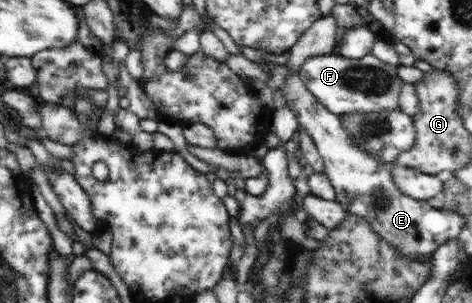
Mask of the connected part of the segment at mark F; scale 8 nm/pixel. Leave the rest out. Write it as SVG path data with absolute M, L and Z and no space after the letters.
M331 54L327 56L311 56L311 58L305 60L298 73L309 92L321 104L324 104L329 109L329 112L342 116L351 113L383 112L399 109L398 98L403 81L397 75L396 67L375 58L372 54L357 60L349 60L345 57Z

